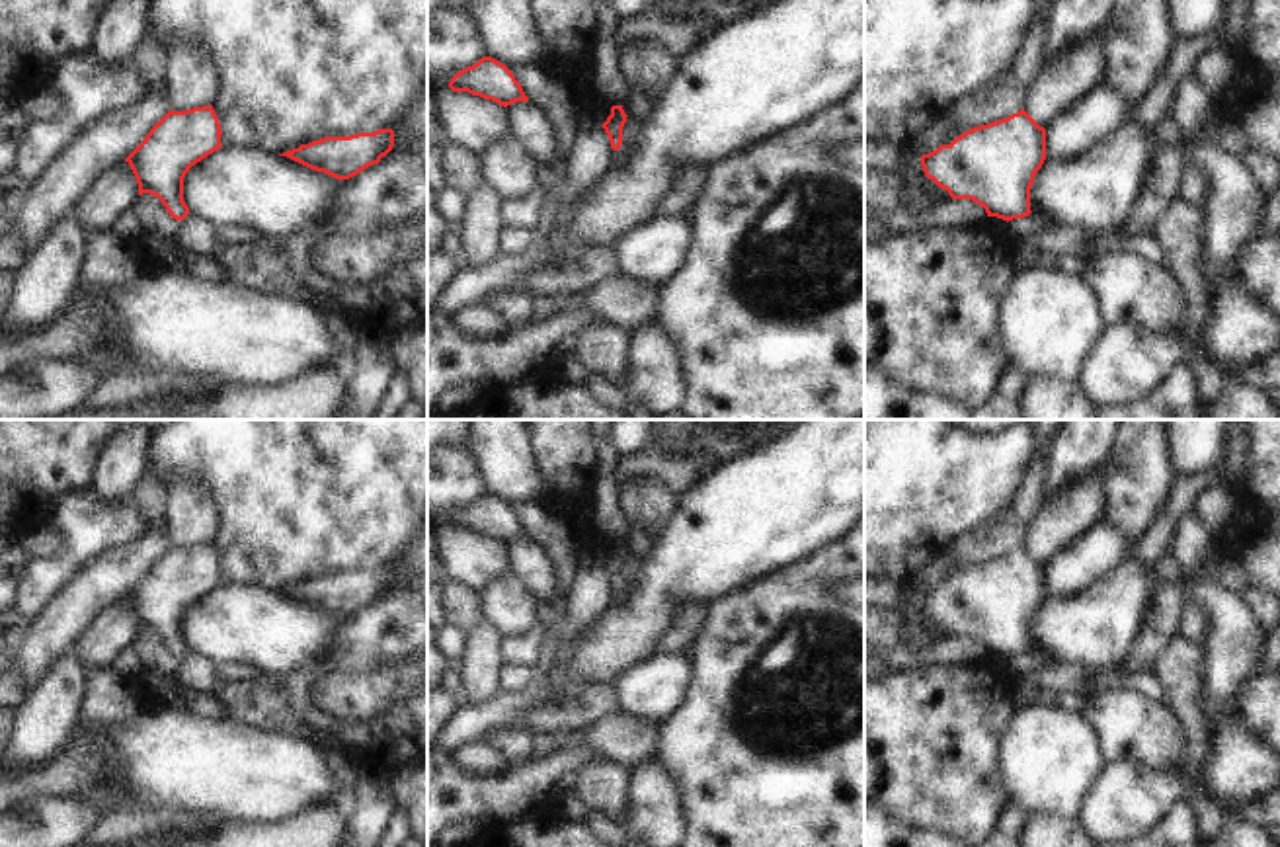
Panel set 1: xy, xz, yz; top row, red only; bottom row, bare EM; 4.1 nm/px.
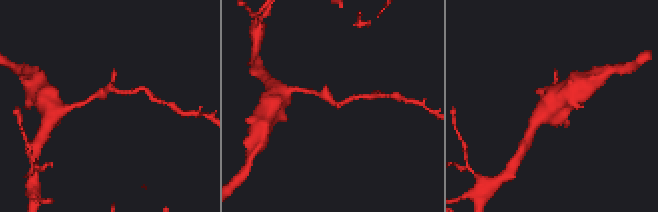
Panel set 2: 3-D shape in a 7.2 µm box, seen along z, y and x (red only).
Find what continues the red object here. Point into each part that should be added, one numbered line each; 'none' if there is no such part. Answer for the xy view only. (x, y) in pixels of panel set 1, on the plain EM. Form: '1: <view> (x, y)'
none

